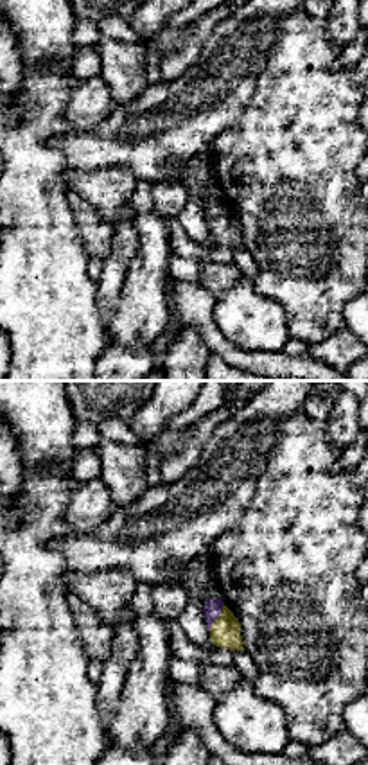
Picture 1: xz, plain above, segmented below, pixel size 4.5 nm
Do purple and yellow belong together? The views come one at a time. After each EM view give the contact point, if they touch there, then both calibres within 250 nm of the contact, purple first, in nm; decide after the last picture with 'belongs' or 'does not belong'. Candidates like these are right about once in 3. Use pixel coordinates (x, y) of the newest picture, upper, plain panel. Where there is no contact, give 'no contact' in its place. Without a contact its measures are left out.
meets purple at (218, 214); 80 nm thick on the purple side, 140 nm on the other

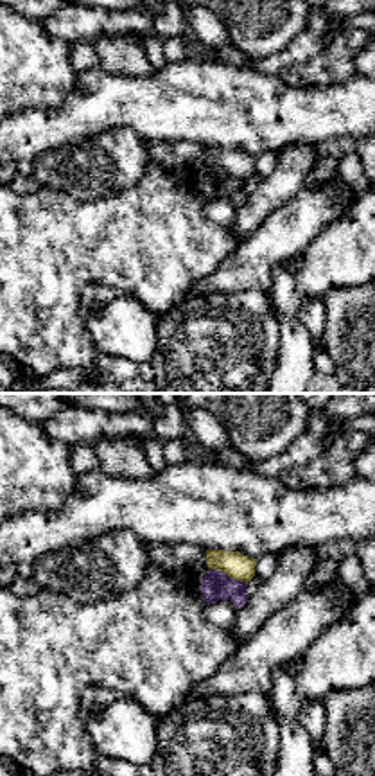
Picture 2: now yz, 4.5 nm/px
meets purple at (226, 173); 130 nm thick on the purple side, 120 nm on the other

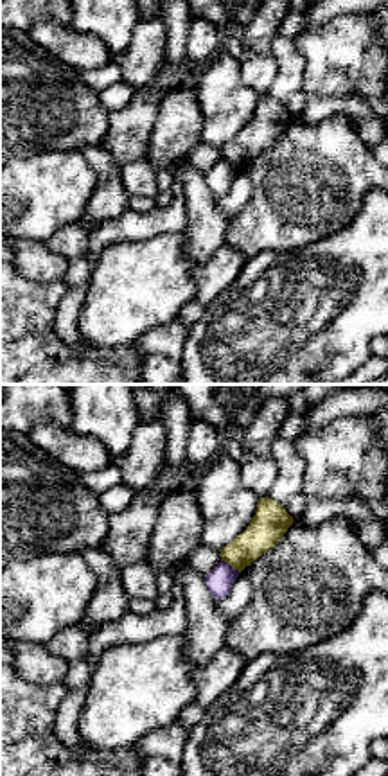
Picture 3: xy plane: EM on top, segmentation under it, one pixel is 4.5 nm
meets purple at (229, 162); 130 nm thick on the purple side, 160 nm on the other

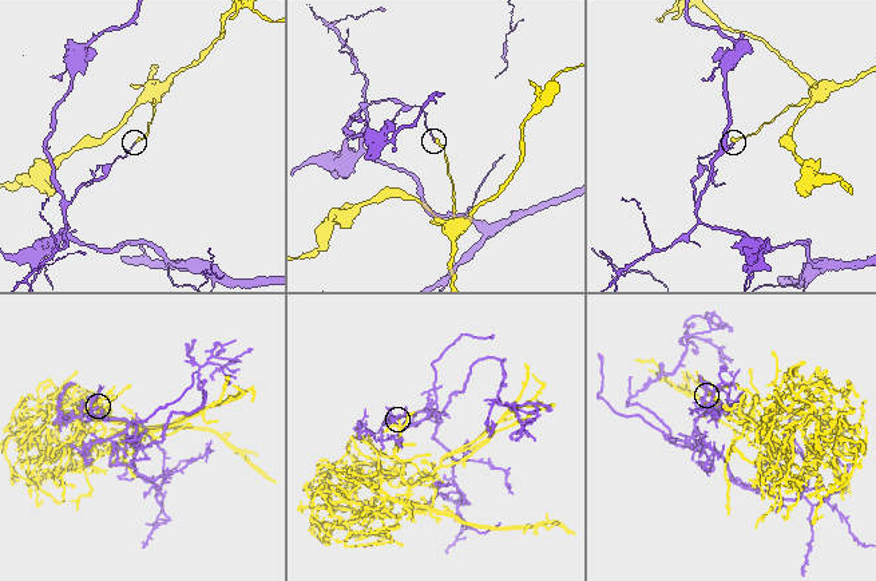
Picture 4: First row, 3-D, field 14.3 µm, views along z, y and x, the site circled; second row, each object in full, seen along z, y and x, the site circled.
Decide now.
does not belong

